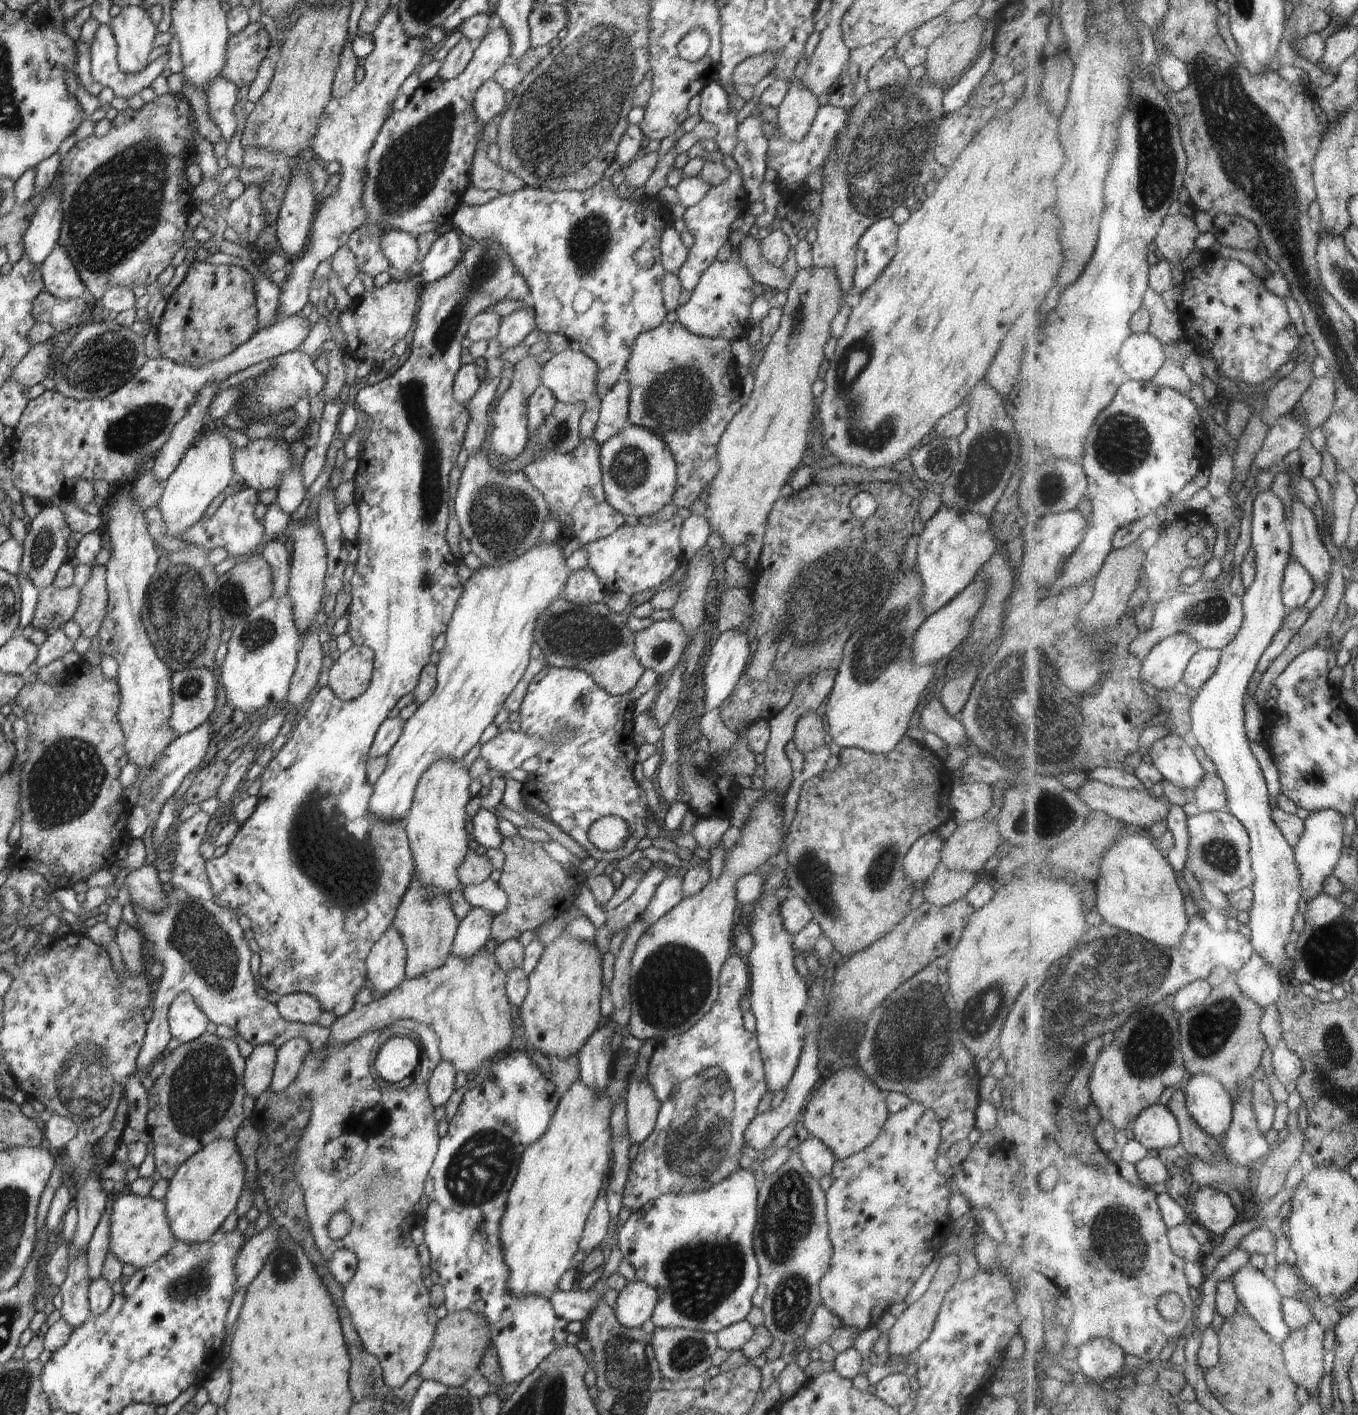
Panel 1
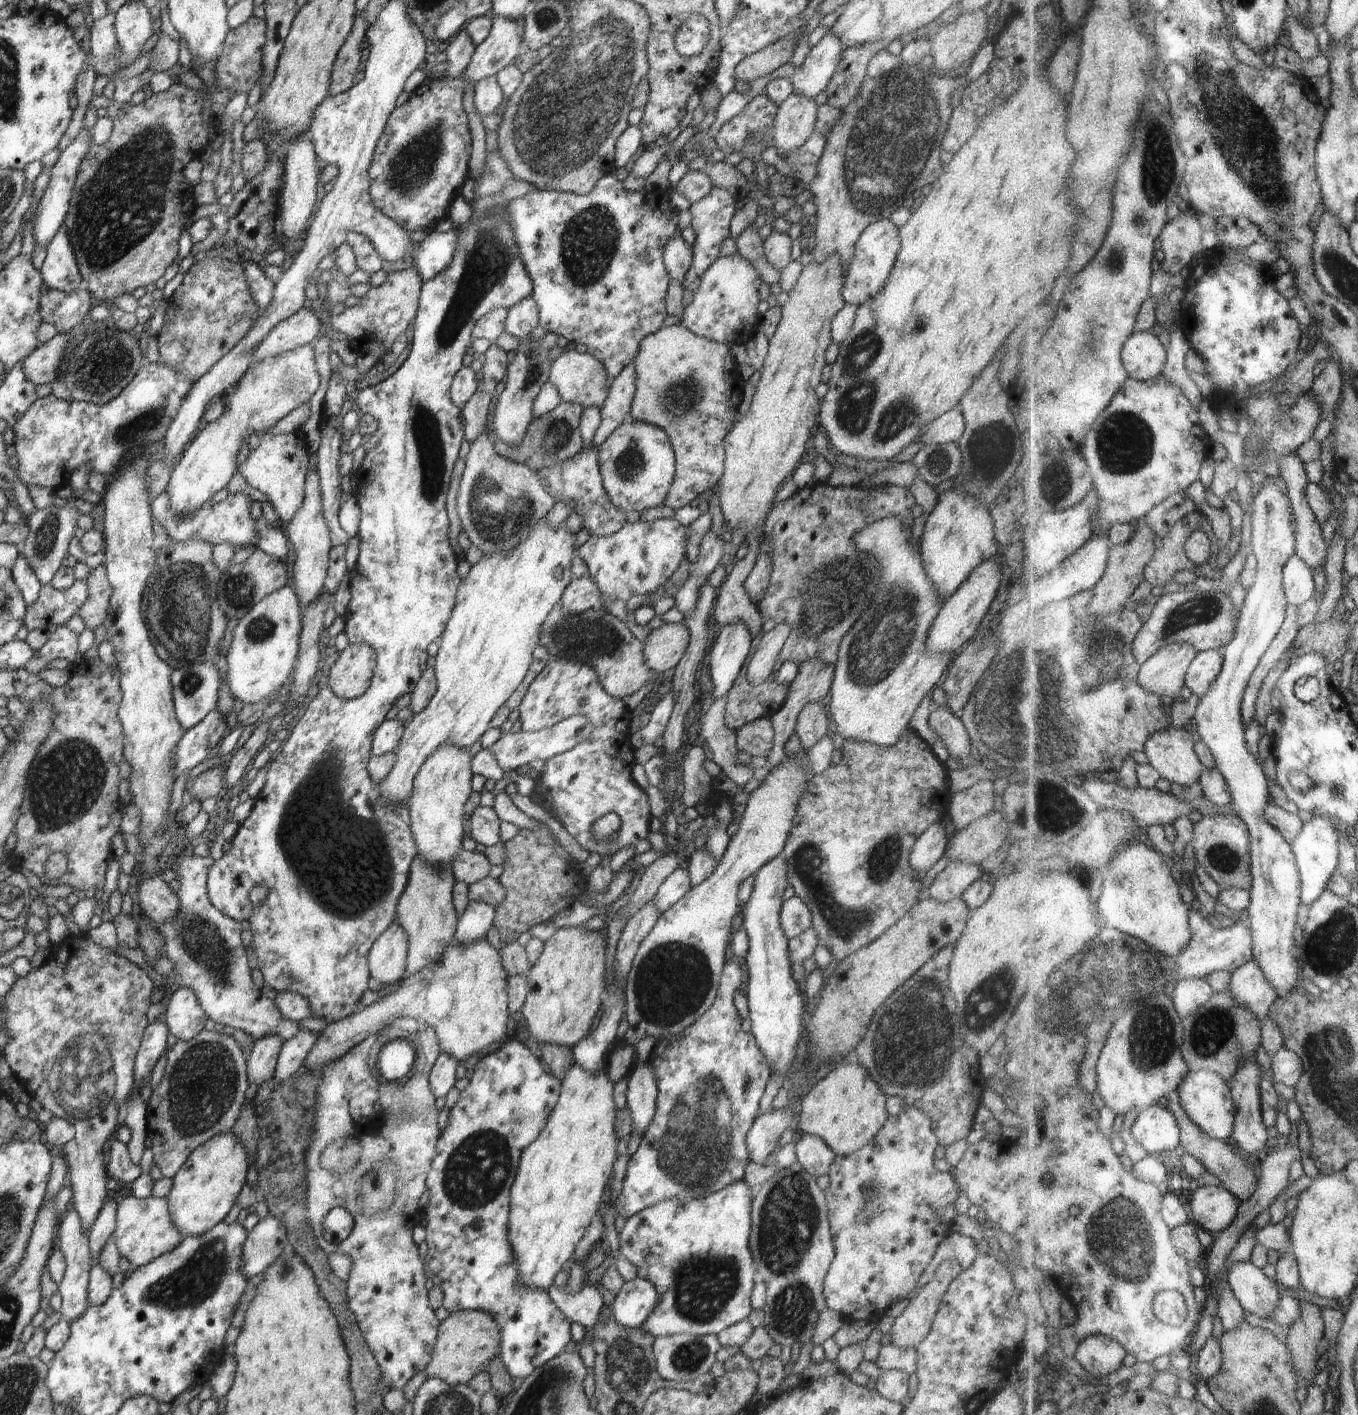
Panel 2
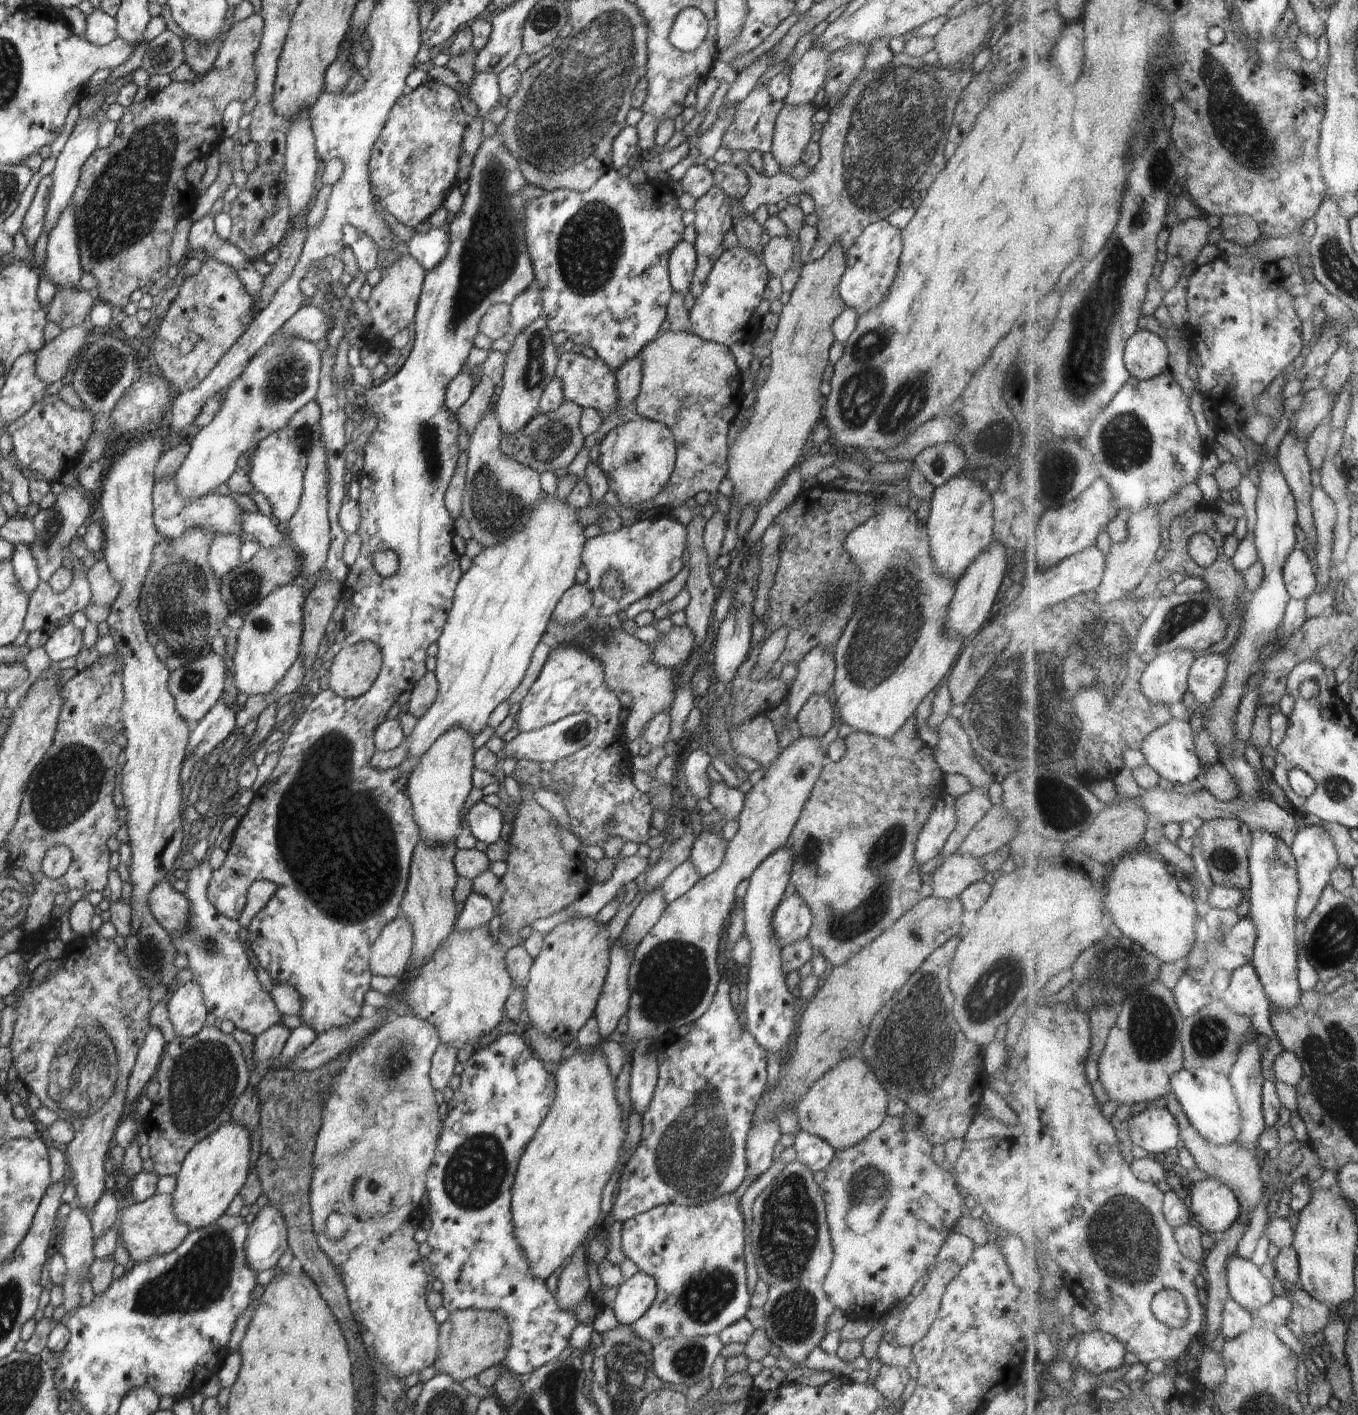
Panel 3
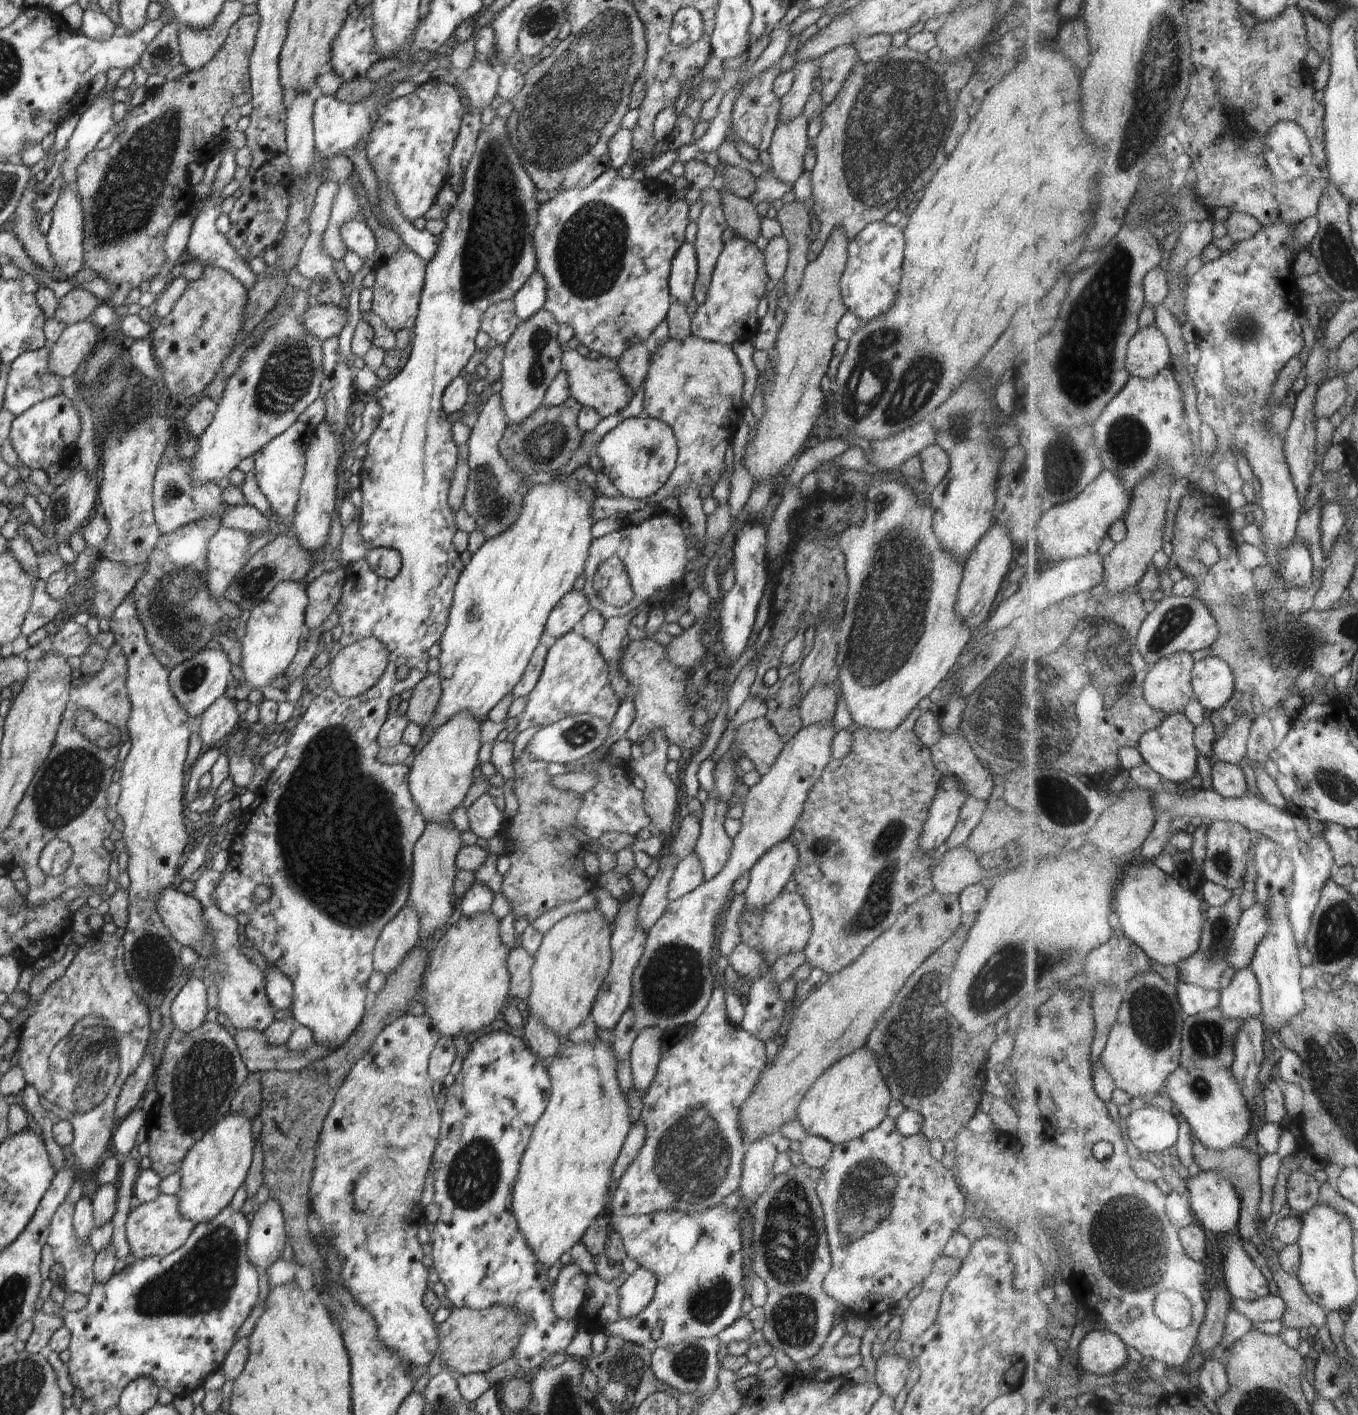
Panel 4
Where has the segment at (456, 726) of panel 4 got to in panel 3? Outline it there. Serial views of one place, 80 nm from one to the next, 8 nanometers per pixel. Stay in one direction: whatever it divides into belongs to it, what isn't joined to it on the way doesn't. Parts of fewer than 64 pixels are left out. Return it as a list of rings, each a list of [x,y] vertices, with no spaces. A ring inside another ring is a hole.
[[[460,725],[449,728],[420,757],[406,782],[421,838],[433,843],[454,843],[461,831],[460,812],[473,787],[474,738]]]

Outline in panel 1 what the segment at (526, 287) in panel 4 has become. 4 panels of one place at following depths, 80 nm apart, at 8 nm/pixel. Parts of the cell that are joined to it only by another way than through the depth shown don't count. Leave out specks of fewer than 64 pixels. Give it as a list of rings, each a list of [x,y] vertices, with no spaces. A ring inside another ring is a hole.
[[[525,305],[502,318],[497,339],[504,349],[512,348],[521,344],[535,328],[534,309]]]

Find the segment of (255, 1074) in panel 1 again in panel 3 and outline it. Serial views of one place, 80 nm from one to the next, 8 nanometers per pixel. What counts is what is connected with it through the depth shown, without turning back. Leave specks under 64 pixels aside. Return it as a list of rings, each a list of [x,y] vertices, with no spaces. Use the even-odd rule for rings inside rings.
[[[278,1023],[258,1035],[253,1044],[254,1066],[265,1070],[272,1068],[269,1064],[280,1056],[291,1031],[286,1025]]]

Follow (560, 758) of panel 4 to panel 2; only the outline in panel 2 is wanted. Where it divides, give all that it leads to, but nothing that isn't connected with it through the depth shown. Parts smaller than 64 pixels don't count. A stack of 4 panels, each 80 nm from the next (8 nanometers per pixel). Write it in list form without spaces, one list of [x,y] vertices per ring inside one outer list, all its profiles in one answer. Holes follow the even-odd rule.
[[[572,715],[557,722],[550,728],[539,731],[520,731],[515,734],[503,733],[501,739],[489,750],[494,754],[499,766],[504,770],[516,770],[522,765],[529,765],[532,760],[550,760],[559,754],[569,751],[577,744],[584,742],[591,735],[593,724],[584,715]]]

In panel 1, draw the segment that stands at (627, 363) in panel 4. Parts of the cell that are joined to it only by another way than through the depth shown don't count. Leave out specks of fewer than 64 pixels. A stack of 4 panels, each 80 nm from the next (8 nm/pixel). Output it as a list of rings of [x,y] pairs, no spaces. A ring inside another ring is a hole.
[[[622,375],[608,392],[601,394],[599,419],[593,436],[598,444],[604,444],[628,424],[631,395],[629,386],[627,376]]]

